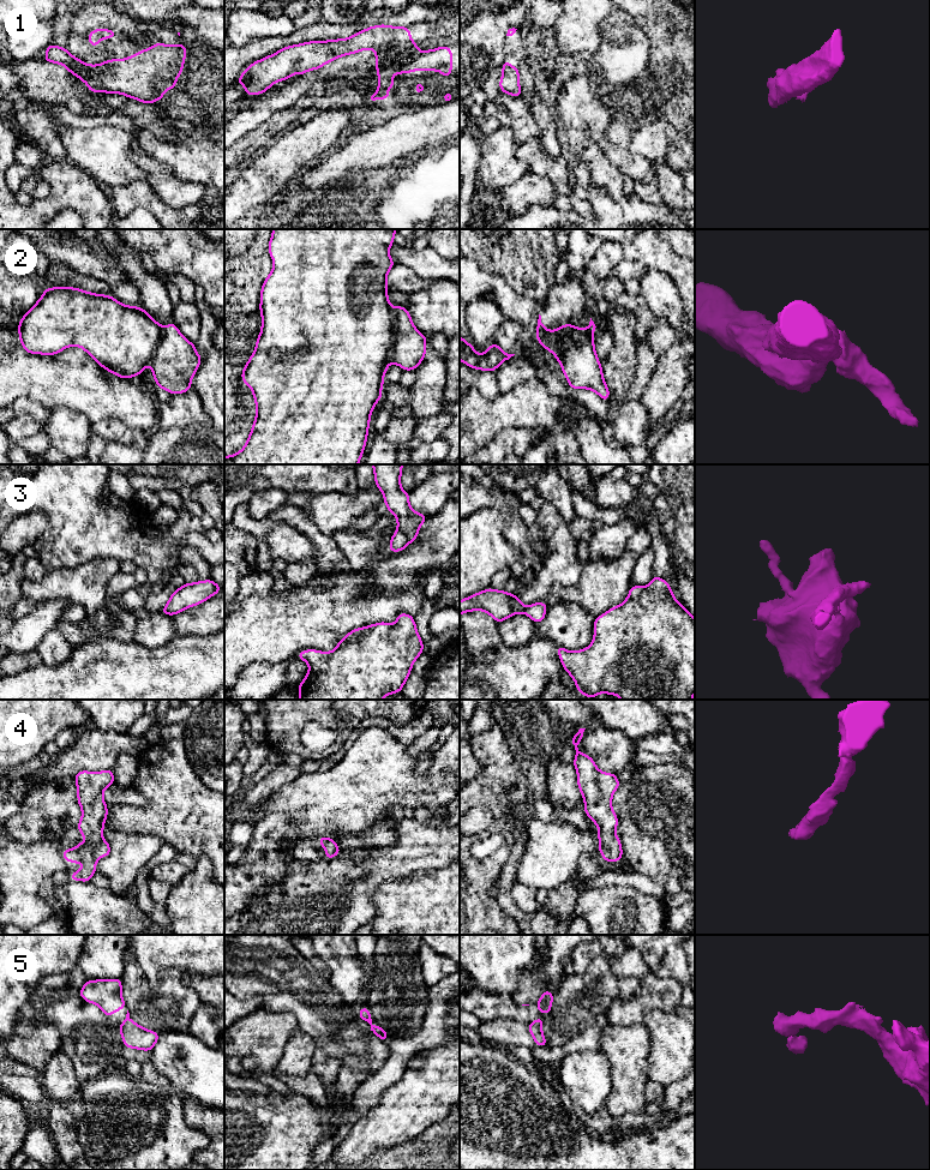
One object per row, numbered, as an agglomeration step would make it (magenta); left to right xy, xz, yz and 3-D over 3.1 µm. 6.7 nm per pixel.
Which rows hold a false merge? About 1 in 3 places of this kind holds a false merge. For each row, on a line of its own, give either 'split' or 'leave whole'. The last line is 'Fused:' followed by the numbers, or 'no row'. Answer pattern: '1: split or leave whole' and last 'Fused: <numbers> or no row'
1: leave whole
2: split
3: split
4: leave whole
5: split
Fused: 2, 3, 5

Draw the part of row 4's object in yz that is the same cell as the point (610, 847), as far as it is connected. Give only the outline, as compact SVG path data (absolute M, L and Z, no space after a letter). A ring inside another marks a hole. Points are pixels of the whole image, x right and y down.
M586 728L569 740L574 744L576 756L574 766L577 770L577 785L583 796L586 815L598 826L599 852L604 862L618 862L623 857L622 842L614 834L618 817L612 810L612 796L622 785L617 775L598 769L592 757L578 751L578 743Z

